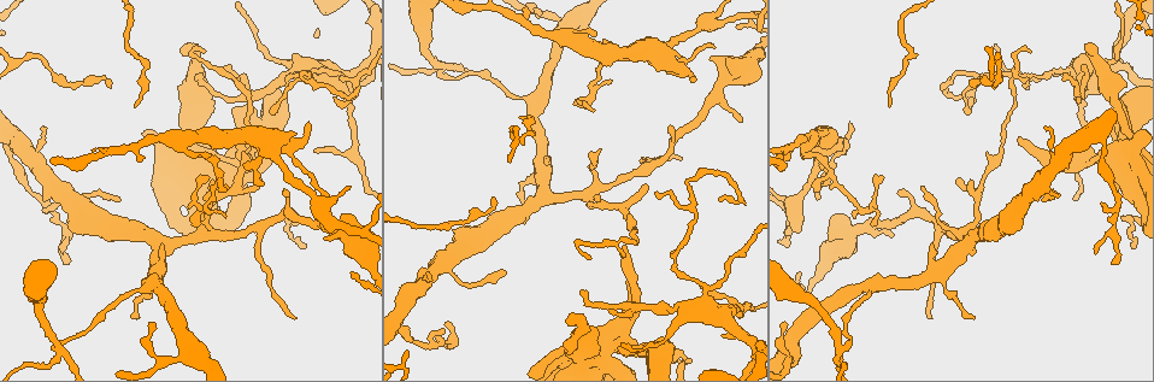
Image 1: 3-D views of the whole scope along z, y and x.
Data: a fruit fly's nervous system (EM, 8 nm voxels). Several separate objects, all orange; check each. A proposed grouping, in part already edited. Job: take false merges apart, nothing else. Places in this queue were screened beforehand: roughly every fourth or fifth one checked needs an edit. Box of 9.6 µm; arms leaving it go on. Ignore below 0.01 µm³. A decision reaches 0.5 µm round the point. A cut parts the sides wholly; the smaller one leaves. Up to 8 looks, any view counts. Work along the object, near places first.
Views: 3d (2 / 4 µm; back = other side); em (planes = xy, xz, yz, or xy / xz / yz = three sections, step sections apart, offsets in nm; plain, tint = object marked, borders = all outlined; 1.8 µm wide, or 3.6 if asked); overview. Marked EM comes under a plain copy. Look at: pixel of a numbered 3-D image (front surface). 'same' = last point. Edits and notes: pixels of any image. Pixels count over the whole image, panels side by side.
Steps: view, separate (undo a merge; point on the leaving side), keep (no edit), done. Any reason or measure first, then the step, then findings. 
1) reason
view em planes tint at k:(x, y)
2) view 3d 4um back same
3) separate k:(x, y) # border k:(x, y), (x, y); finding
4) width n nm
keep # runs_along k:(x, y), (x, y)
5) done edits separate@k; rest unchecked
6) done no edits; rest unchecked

a fork
view 3d 2um at 1:(357, 147)

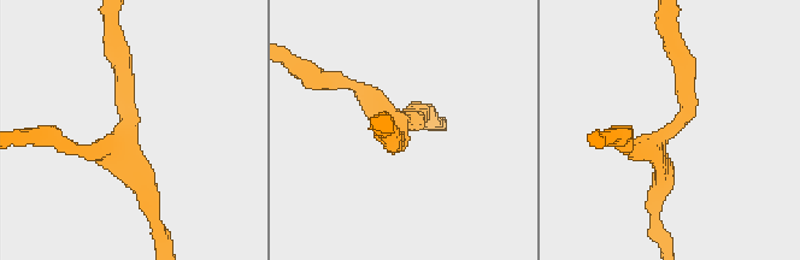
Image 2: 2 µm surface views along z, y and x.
view em 3.6um xz step 16 tint at 2:(127, 134)

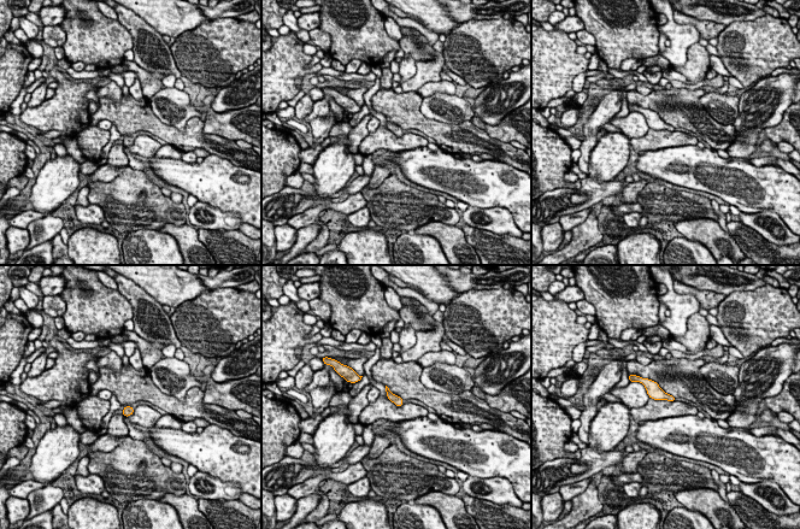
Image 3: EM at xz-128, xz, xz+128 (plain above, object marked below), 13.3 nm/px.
view em 3.6um planes tint same

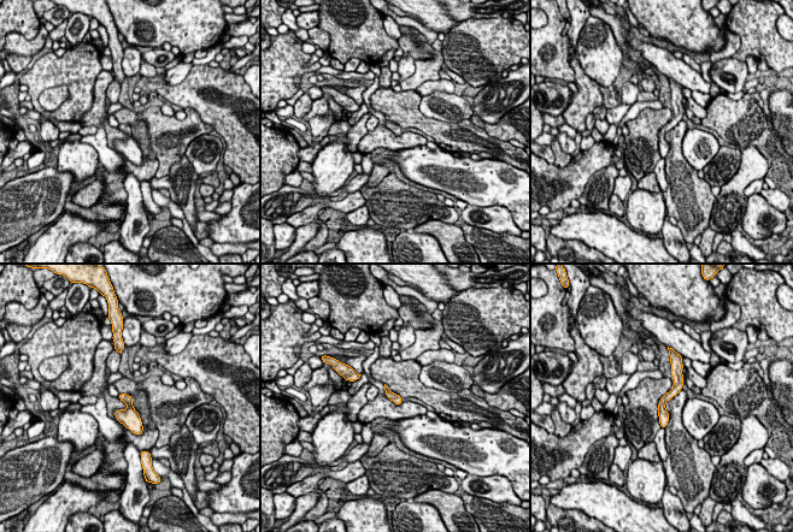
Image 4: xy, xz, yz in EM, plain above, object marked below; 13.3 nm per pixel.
width 120 nm
keep # runs_along 4:(676, 366), (676, 388), (662, 402), (663, 424); all the same neuron

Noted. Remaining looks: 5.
sudden change in width
view 3d 4um at 1:(345, 73)

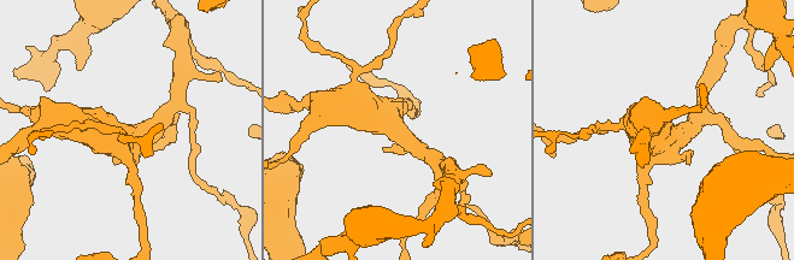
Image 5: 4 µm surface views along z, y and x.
arms 3; arm_widths 190, 240, 420 nm
view em xz step 16 tint at 5:(399, 131)

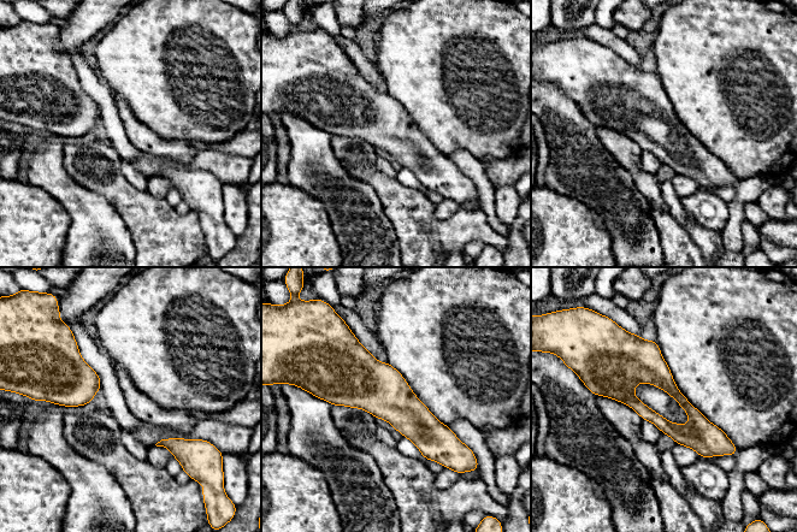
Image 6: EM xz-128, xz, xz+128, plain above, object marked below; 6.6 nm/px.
width 80 nm
keep # runs_along 6:(597, 389), (620, 389), (680, 435), (725, 438); one neuron here

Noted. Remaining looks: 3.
thick turns thin
view em 3.6um planes tint at 1:(599, 344)

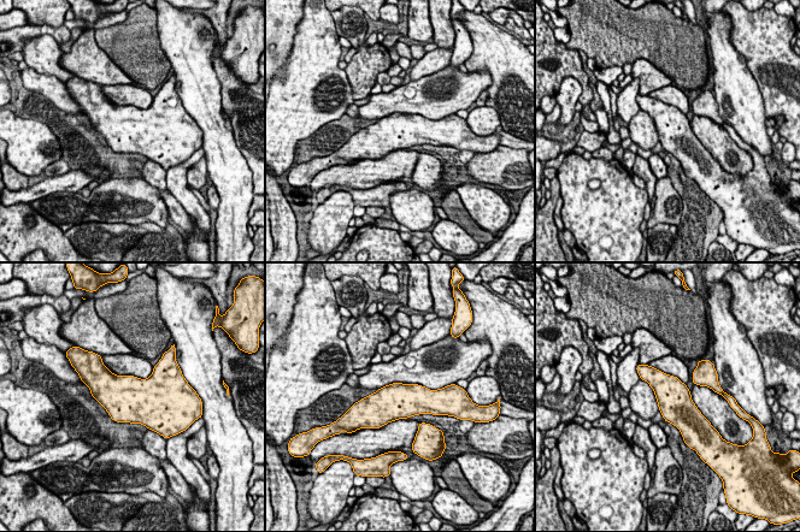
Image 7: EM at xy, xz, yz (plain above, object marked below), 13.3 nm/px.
keep # all the same neuron

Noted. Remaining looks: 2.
done no edits; rest unchecked

